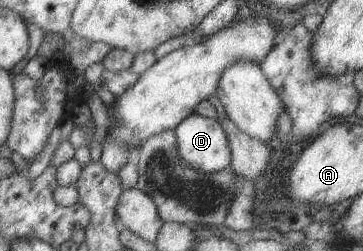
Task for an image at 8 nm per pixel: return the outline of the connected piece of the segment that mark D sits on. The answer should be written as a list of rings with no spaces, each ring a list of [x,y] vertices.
[[[189,114],[174,129],[176,148],[183,165],[205,173],[229,168],[230,147],[216,118]]]

